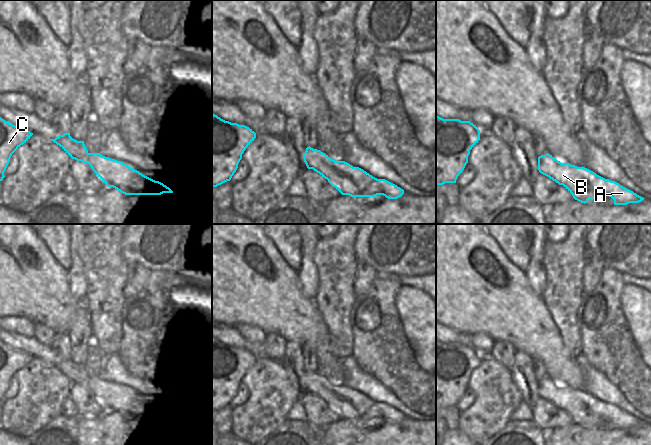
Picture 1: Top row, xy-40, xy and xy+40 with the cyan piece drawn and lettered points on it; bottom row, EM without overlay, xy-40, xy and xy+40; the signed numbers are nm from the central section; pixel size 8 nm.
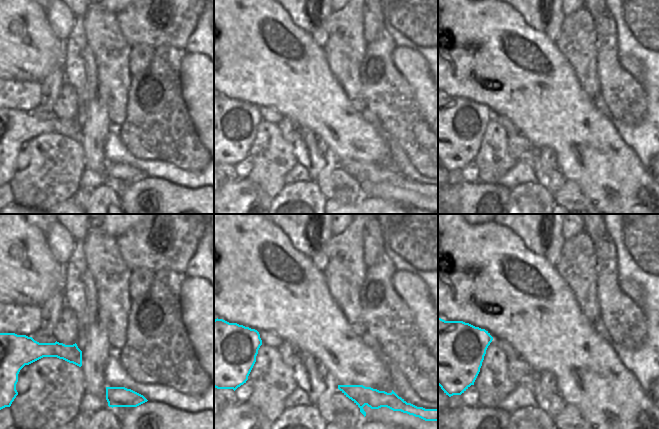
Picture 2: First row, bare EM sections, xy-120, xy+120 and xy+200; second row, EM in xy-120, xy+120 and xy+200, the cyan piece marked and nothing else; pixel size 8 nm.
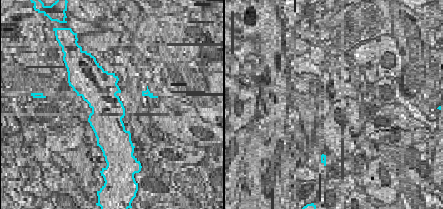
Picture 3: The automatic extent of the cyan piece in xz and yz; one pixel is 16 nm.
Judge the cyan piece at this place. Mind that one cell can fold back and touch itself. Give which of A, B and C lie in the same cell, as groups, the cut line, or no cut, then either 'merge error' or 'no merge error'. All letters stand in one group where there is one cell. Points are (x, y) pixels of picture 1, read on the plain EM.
A B / C | xy-40 (87, 377), (88, 386) | merge error

